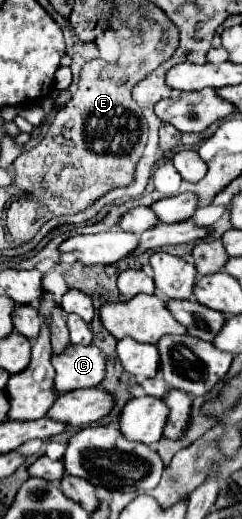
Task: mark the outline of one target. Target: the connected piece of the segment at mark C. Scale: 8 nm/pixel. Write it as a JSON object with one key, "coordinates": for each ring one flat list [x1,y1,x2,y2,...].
{"coordinates":[[67,345,65,353,53,353,51,365,57,371,59,393,97,387,105,377,105,355,95,345]]}

